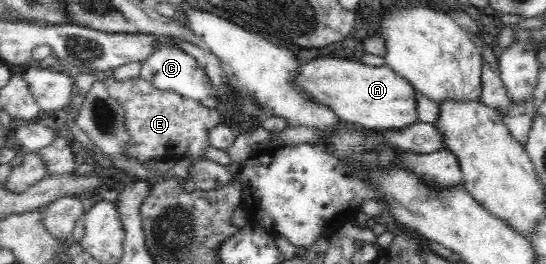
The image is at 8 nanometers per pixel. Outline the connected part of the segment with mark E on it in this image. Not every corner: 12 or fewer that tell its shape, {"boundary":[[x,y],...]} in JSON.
{"boundary":[[101,77],[138,161],[204,158],[217,108]]}

